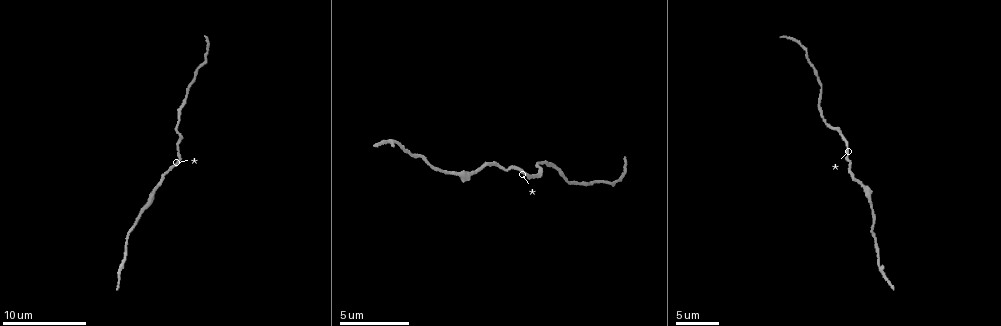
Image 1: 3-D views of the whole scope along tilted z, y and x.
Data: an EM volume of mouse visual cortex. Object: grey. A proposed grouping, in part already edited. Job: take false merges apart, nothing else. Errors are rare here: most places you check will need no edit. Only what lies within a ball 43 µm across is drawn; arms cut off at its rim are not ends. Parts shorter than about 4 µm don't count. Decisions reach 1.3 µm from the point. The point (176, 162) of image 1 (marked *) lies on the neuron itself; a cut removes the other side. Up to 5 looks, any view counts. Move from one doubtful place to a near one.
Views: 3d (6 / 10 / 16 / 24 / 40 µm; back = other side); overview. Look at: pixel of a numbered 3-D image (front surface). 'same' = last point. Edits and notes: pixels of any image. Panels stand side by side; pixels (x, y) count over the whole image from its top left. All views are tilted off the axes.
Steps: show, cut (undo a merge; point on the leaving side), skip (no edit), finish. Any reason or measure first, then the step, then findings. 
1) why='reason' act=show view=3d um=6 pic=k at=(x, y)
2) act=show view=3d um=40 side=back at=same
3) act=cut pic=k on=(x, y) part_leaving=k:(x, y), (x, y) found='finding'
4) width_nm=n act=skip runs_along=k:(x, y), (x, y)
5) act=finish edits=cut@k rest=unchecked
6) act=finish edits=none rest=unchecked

why='thick turns thin' act=show view=3d um=10 pic=1 at=(817, 103)

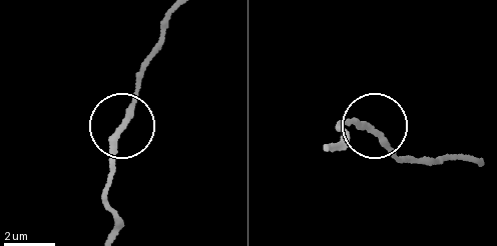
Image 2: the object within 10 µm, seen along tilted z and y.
act=skip runs_along=2:(112, 228), (115, 144), (135, 83) found='one neuron here'

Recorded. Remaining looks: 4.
why='calibre changes' act=show view=3d um=10 pic=1 at=(126, 254)

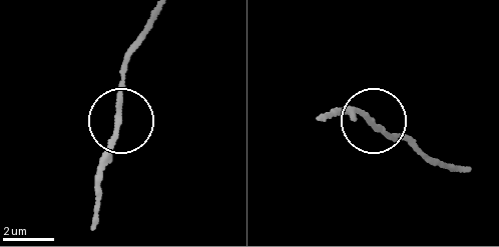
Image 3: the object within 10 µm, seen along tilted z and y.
act=show view=3d um=10 side=back pic=3 at=(116, 125)

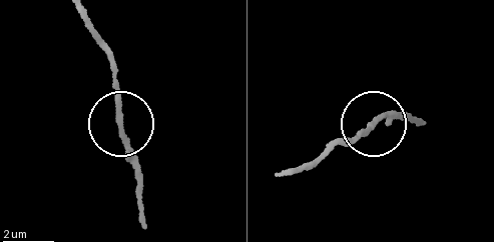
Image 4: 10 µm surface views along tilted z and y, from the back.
act=skip runs_along=4:(87, 19), (110, 62), (120, 138), (141, 178) found='all the same neuron'

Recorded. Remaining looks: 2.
why='sudden change in width' act=show view=3d um=16 pic=1 at=(146, 209)

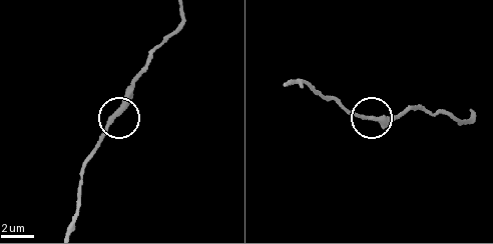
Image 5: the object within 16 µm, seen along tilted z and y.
act=skip found='all the same neuron'

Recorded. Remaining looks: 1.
act=finish edits=none rest=unchecked

